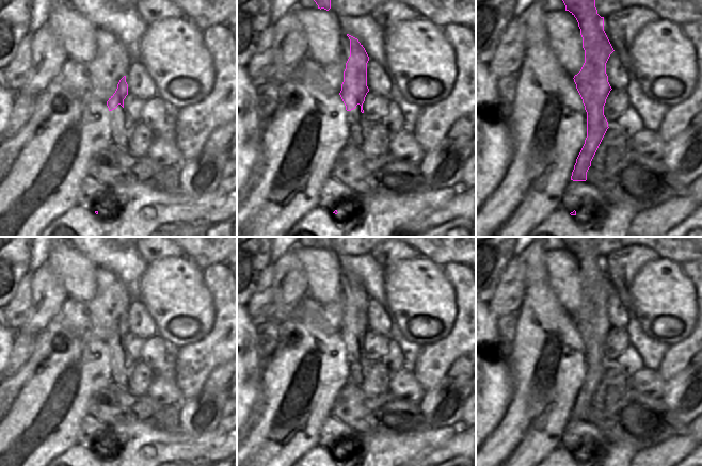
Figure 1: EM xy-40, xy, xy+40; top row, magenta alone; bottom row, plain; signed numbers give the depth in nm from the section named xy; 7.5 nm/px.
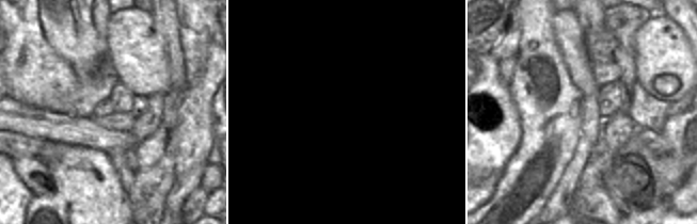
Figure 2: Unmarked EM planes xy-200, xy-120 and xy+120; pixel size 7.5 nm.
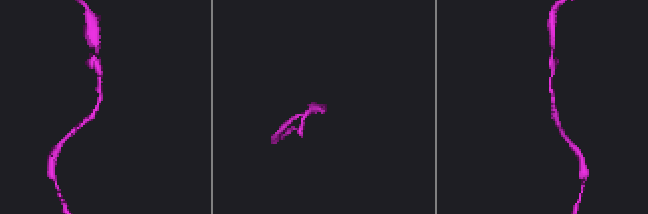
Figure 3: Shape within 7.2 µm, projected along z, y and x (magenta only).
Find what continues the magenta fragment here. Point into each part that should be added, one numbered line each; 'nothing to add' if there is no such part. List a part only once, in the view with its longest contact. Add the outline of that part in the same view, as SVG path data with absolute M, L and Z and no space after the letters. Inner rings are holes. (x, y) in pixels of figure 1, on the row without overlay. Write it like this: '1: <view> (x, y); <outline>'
nothing to add

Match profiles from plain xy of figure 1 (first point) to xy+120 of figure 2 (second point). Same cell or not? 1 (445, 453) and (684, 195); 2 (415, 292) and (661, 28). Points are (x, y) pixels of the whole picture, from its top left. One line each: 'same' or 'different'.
1: different
2: same

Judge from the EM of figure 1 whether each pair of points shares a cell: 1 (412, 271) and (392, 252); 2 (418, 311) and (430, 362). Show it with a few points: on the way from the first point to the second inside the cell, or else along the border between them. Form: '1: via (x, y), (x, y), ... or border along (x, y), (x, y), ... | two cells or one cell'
1: border along (420, 256), (394, 262), (384, 272), (383, 277) | two cells
2: border along (448, 334), (440, 340), (424, 347) | two cells

